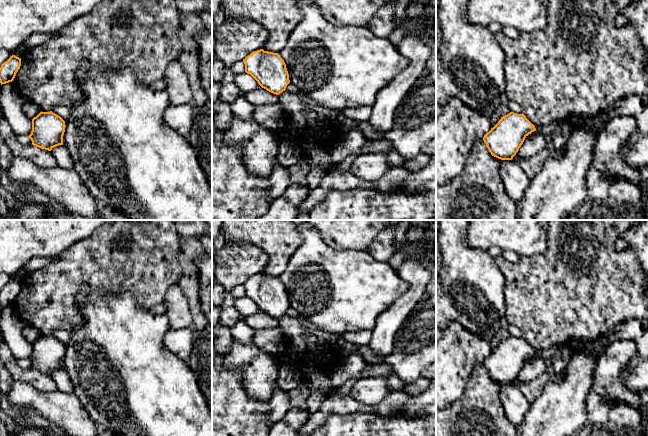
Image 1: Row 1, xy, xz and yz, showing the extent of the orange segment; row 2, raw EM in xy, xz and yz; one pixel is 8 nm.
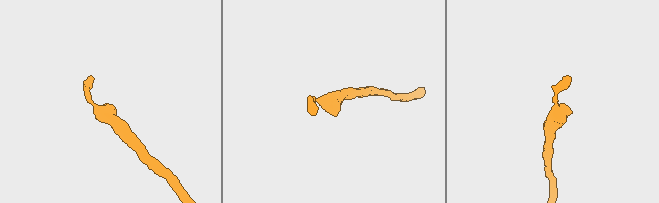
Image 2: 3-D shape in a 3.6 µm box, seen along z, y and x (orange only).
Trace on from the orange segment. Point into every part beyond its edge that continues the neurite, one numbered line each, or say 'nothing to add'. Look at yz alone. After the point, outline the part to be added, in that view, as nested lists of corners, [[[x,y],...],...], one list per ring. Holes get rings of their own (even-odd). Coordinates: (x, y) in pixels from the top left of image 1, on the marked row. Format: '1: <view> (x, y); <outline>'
nothing to add

